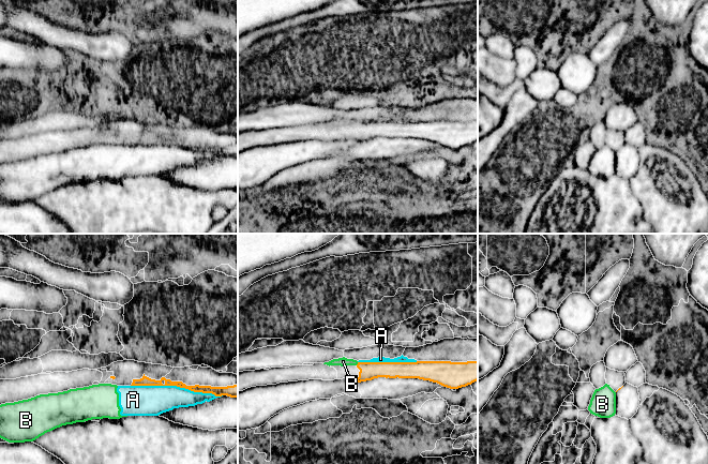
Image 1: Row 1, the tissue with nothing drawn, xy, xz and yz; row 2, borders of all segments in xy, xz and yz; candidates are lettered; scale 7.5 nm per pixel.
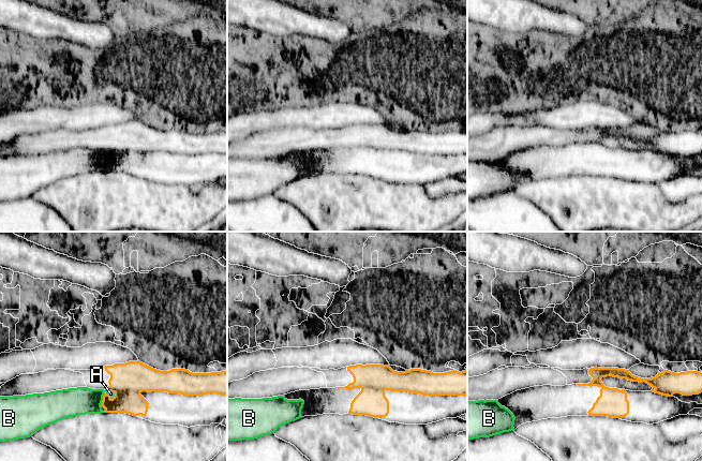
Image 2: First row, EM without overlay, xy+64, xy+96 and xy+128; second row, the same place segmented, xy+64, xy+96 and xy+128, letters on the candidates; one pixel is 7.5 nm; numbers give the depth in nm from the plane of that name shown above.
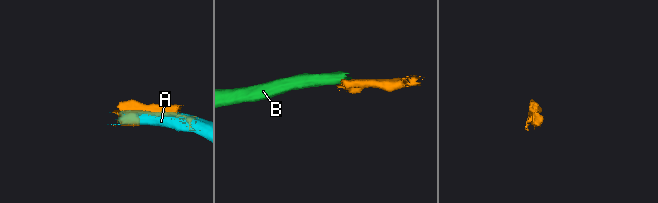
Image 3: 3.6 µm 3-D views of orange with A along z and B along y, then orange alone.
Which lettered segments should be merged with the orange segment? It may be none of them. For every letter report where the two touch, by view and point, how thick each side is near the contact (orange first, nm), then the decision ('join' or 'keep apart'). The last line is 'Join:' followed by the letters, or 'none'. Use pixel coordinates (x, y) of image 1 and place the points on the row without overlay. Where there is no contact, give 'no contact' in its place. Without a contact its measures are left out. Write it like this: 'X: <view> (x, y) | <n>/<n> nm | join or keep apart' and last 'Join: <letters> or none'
A: xy (177, 146) | 70/220 nm | keep apart
B: xz (358, 123) | 140/70 nm | keep apart
Join: none

